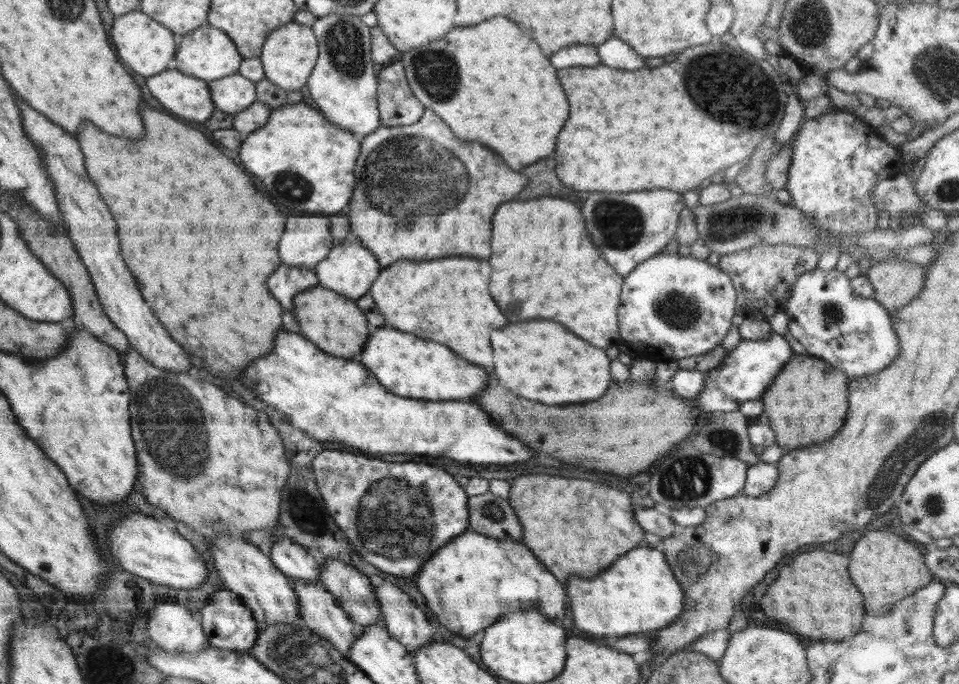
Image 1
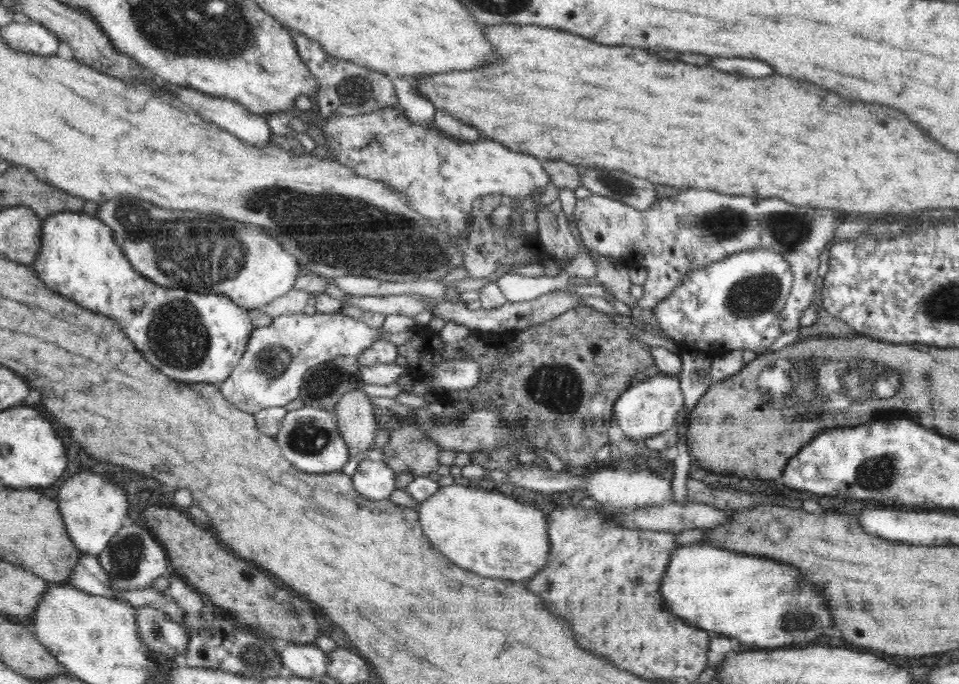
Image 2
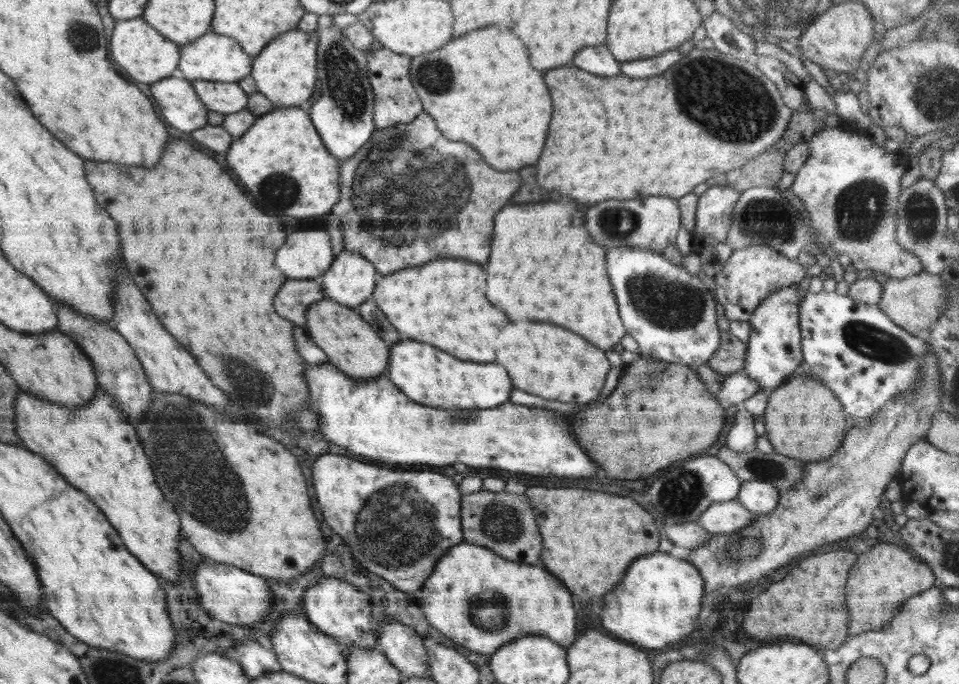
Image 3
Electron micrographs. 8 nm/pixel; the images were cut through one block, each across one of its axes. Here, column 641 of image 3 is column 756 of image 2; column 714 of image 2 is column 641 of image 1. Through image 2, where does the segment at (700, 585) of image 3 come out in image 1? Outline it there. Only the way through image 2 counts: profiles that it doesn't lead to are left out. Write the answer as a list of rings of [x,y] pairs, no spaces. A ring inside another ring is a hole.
[[[644,543],[642,548],[630,550],[618,562],[614,562],[604,574],[592,578],[592,580],[582,580],[582,578],[570,578],[568,582],[568,592],[572,601],[574,622],[580,630],[586,630],[590,634],[606,634],[610,638],[635,636],[649,634],[651,631],[659,630],[674,622],[683,611],[685,604],[685,594],[681,584],[678,584],[668,566],[664,553],[656,548],[651,548]]]

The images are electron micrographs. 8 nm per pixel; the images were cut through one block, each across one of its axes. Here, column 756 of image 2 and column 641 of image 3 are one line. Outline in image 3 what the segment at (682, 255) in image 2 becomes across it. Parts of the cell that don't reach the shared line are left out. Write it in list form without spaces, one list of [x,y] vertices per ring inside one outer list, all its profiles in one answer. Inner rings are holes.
[[[648,196],[648,198],[634,198],[634,200],[606,200],[596,206],[592,206],[586,214],[586,230],[596,240],[596,244],[604,248],[646,249],[656,253],[662,253],[668,245],[675,244],[676,235],[680,232],[681,212],[677,205],[677,199],[667,196]]]

